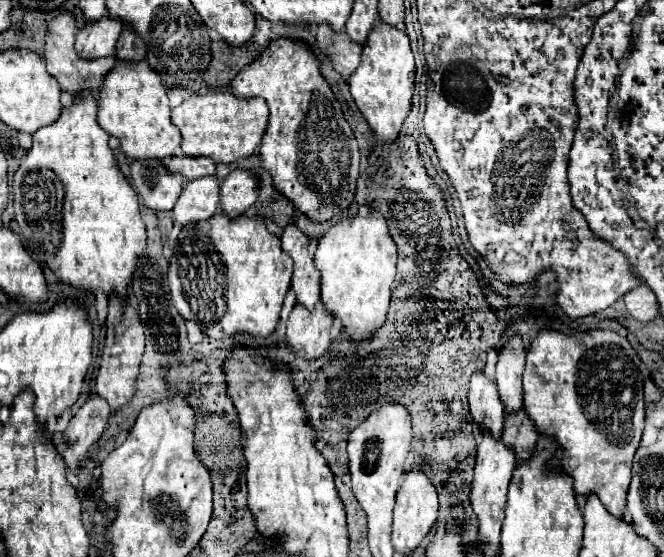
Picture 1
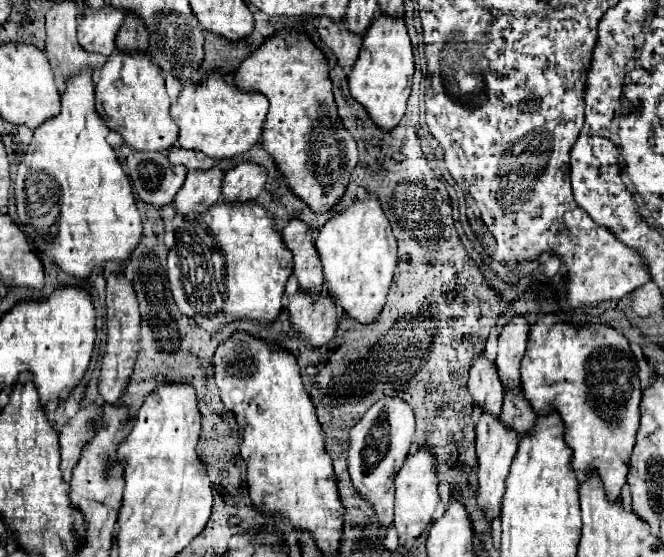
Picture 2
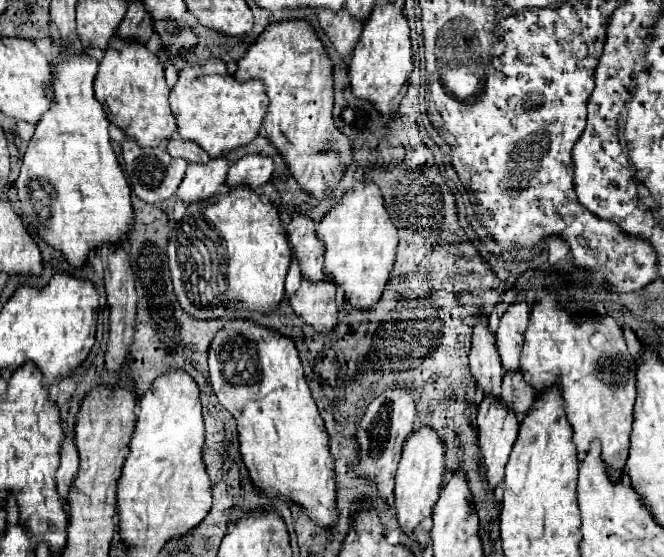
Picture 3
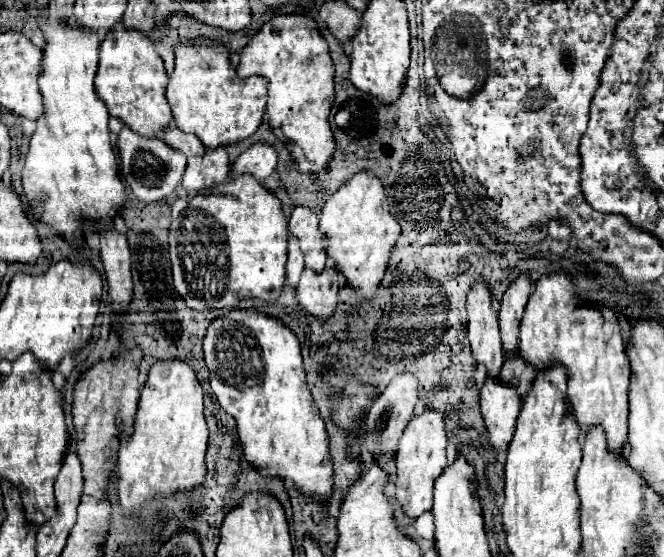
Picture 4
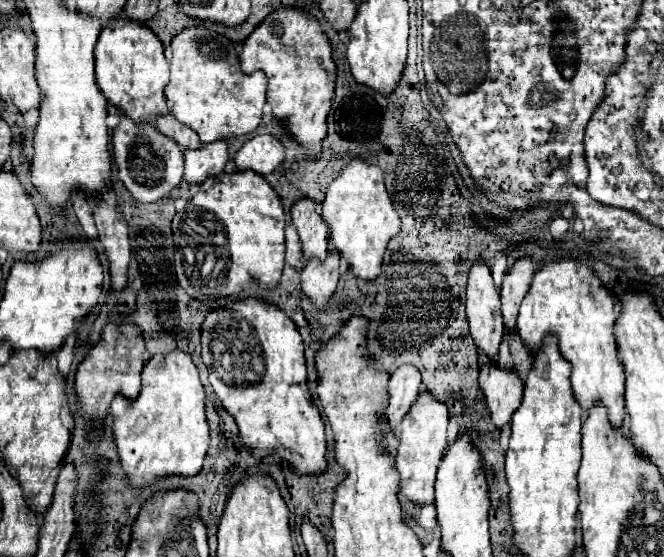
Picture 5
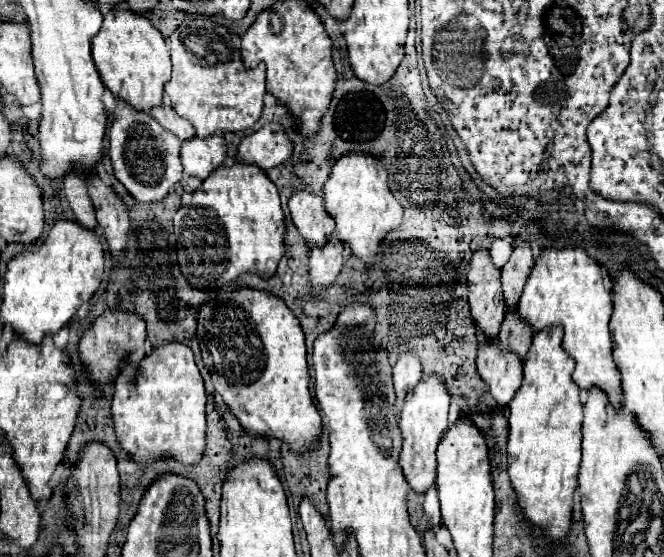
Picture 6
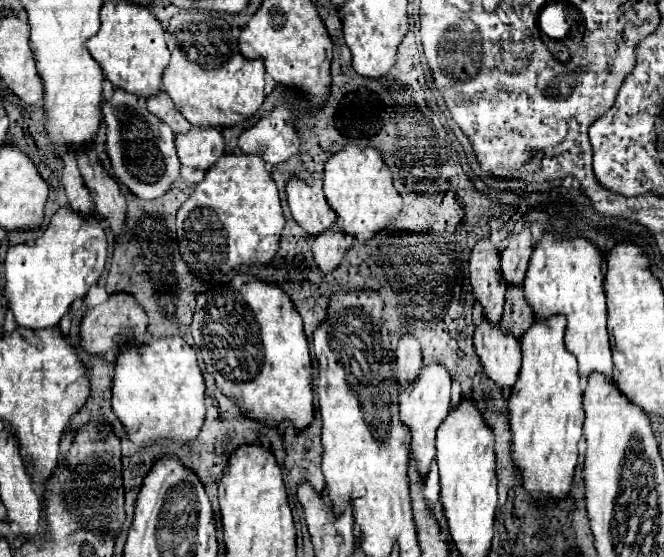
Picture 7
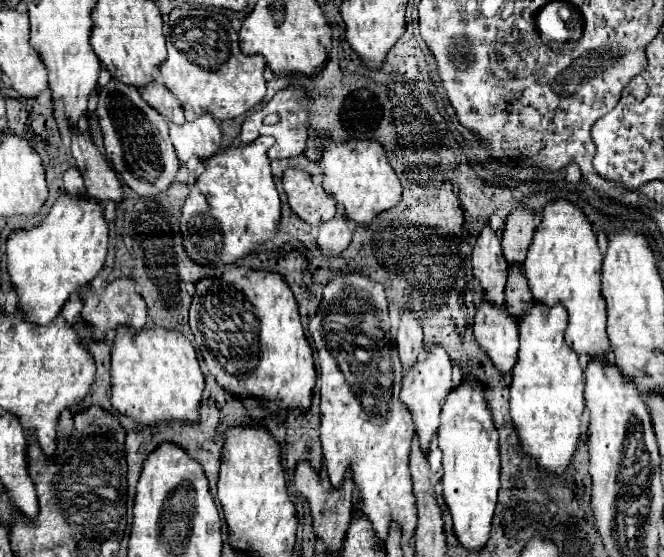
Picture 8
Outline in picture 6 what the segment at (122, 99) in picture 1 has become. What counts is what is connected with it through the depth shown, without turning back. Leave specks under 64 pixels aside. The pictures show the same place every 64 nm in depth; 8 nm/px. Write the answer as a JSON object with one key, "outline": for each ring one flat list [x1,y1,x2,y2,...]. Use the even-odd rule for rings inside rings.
{"outline":[[116,4,104,12,100,32,92,38,92,58,104,86,120,100,130,102,136,110,150,110,162,104,164,84,170,78,170,52,158,28,146,16,128,12,126,4]]}

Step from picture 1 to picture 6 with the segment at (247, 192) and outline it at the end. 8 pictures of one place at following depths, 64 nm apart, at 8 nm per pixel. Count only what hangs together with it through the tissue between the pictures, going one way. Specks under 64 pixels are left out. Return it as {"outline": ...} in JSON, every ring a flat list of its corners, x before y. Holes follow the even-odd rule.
{"outline":[[270,122,256,132,242,138,238,146,238,160,256,164,262,170,270,170,286,162,294,152,294,144,280,122]]}

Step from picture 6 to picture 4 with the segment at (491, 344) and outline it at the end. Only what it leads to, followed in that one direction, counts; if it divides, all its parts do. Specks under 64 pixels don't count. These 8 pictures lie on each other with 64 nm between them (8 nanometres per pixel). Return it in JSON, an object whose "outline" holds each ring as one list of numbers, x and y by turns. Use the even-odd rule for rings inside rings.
{"outline":[[486,380,480,388,480,408,490,434,488,440,496,452,502,452,514,434,516,416,522,408,520,394,502,380]]}

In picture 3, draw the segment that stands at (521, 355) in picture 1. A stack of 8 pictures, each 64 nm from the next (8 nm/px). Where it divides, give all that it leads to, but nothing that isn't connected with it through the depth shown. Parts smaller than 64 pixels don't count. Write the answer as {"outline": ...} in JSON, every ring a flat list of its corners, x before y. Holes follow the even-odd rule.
{"outline":[[520,292,516,300,508,306,504,316,500,318,500,326,496,332,496,344,500,352,500,360,504,370,520,368,520,352,524,342,524,330,528,324,530,306,526,302,526,294]]}

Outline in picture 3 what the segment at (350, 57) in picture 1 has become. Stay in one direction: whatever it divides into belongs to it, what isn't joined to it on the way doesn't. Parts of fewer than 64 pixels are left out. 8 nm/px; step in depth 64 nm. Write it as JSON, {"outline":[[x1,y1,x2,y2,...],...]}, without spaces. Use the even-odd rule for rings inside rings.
{"outline":[[320,8,318,22,328,34,328,38,332,40,334,48,342,54,342,58,348,58,362,32,360,20,352,20,346,8,342,8,340,12,328,12,326,8]]}

